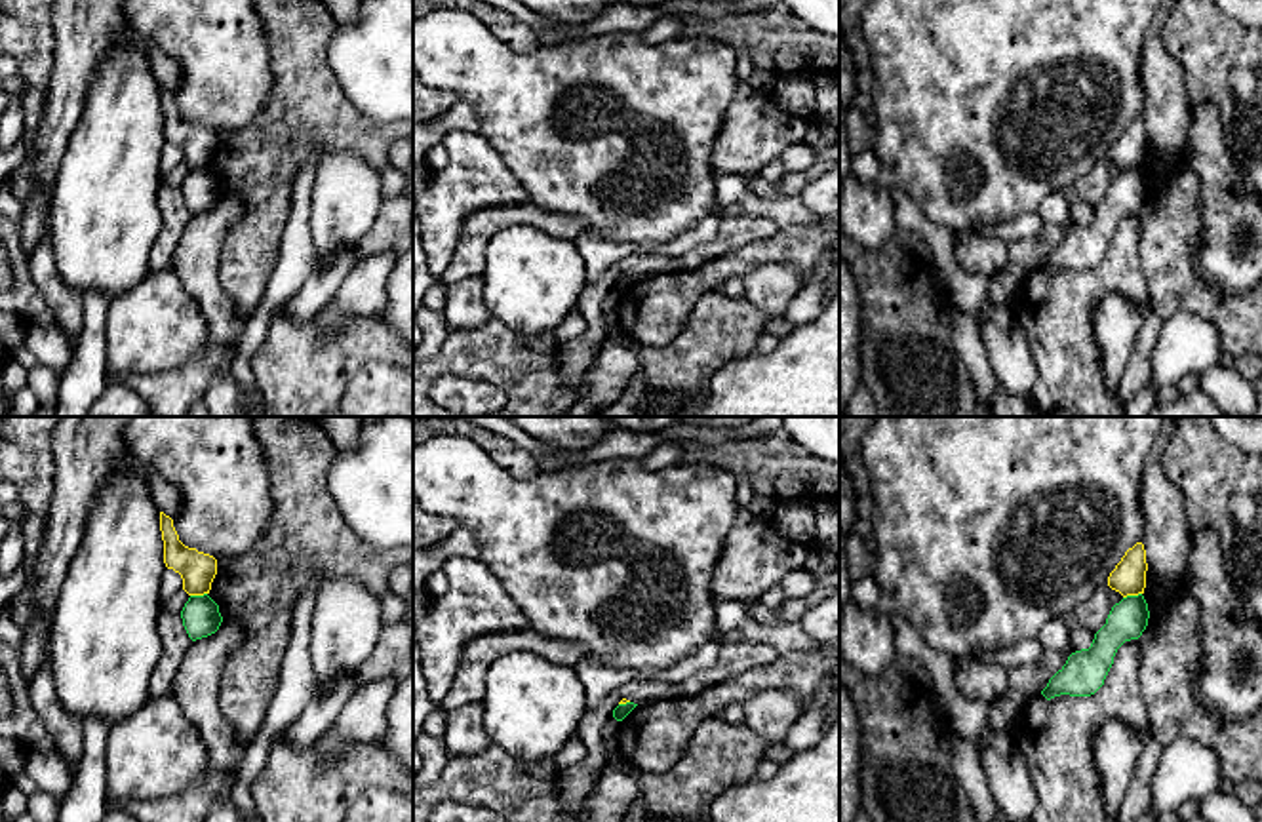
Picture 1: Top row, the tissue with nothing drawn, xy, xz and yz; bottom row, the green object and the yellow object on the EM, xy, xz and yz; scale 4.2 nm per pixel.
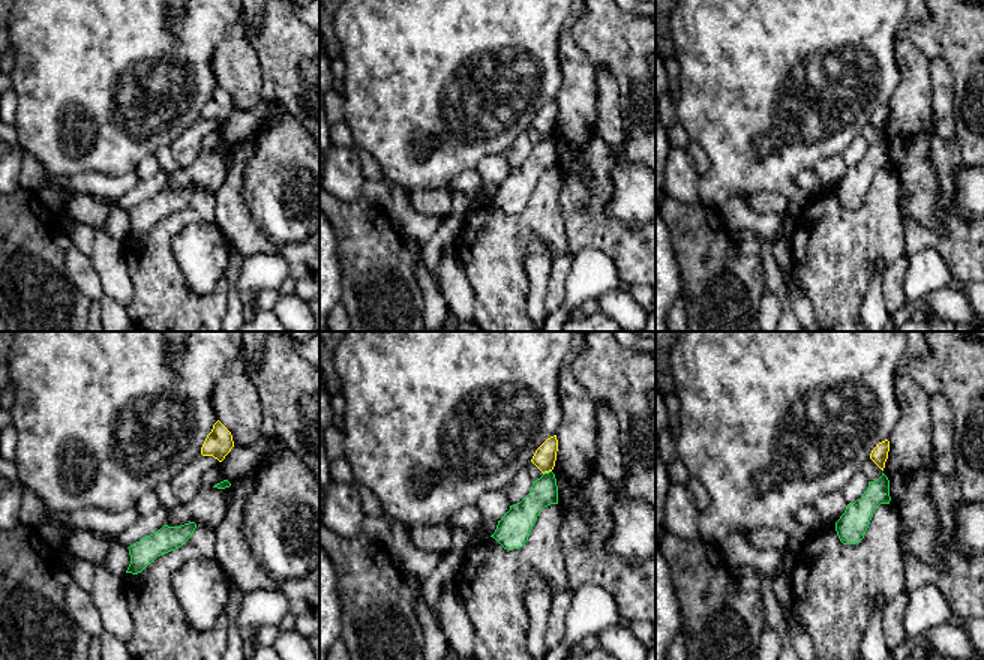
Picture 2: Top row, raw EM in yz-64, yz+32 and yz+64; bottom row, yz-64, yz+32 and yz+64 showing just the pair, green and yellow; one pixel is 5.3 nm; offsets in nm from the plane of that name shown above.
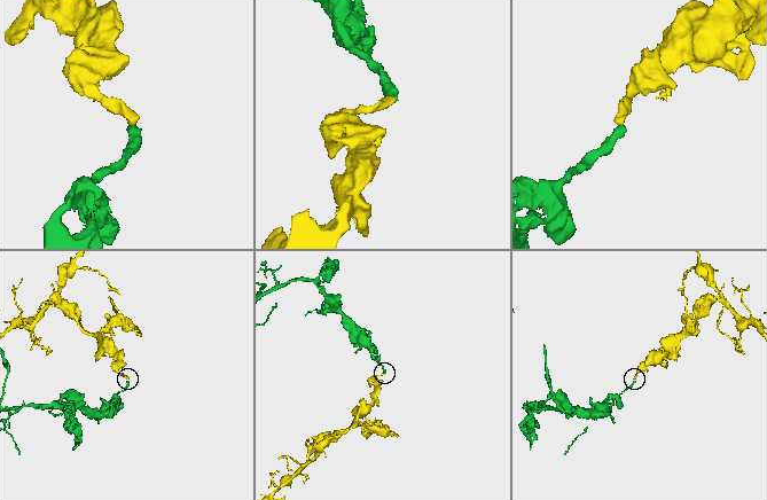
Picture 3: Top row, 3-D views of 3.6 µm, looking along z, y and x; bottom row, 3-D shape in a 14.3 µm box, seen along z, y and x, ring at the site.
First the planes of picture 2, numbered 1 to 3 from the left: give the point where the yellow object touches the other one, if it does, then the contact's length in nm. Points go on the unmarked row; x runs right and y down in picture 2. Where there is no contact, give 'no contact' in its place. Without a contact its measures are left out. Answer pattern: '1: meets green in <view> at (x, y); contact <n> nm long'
1: no contact
2: meets green in yz+32 at (546, 137); contact 50 nm long
3: no contact

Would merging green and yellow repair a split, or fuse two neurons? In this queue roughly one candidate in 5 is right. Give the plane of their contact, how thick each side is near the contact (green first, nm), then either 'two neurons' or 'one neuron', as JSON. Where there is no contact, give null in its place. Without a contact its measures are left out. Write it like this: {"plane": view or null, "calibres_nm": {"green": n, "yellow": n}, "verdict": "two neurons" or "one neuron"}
{"plane": "yz", "calibres_nm": {"green": 160, "yellow": 140}, "verdict": "two neurons"}

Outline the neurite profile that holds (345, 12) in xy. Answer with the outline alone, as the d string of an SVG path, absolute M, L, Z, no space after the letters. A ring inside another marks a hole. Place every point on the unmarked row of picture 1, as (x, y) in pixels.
M322 0L337 25L350 25L360 17L362 0Z

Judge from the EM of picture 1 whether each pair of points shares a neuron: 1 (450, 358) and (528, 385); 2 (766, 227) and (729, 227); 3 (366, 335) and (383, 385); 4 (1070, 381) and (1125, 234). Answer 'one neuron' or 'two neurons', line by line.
1: one neuron
2: one neuron
3: two neurons
4: one neuron

